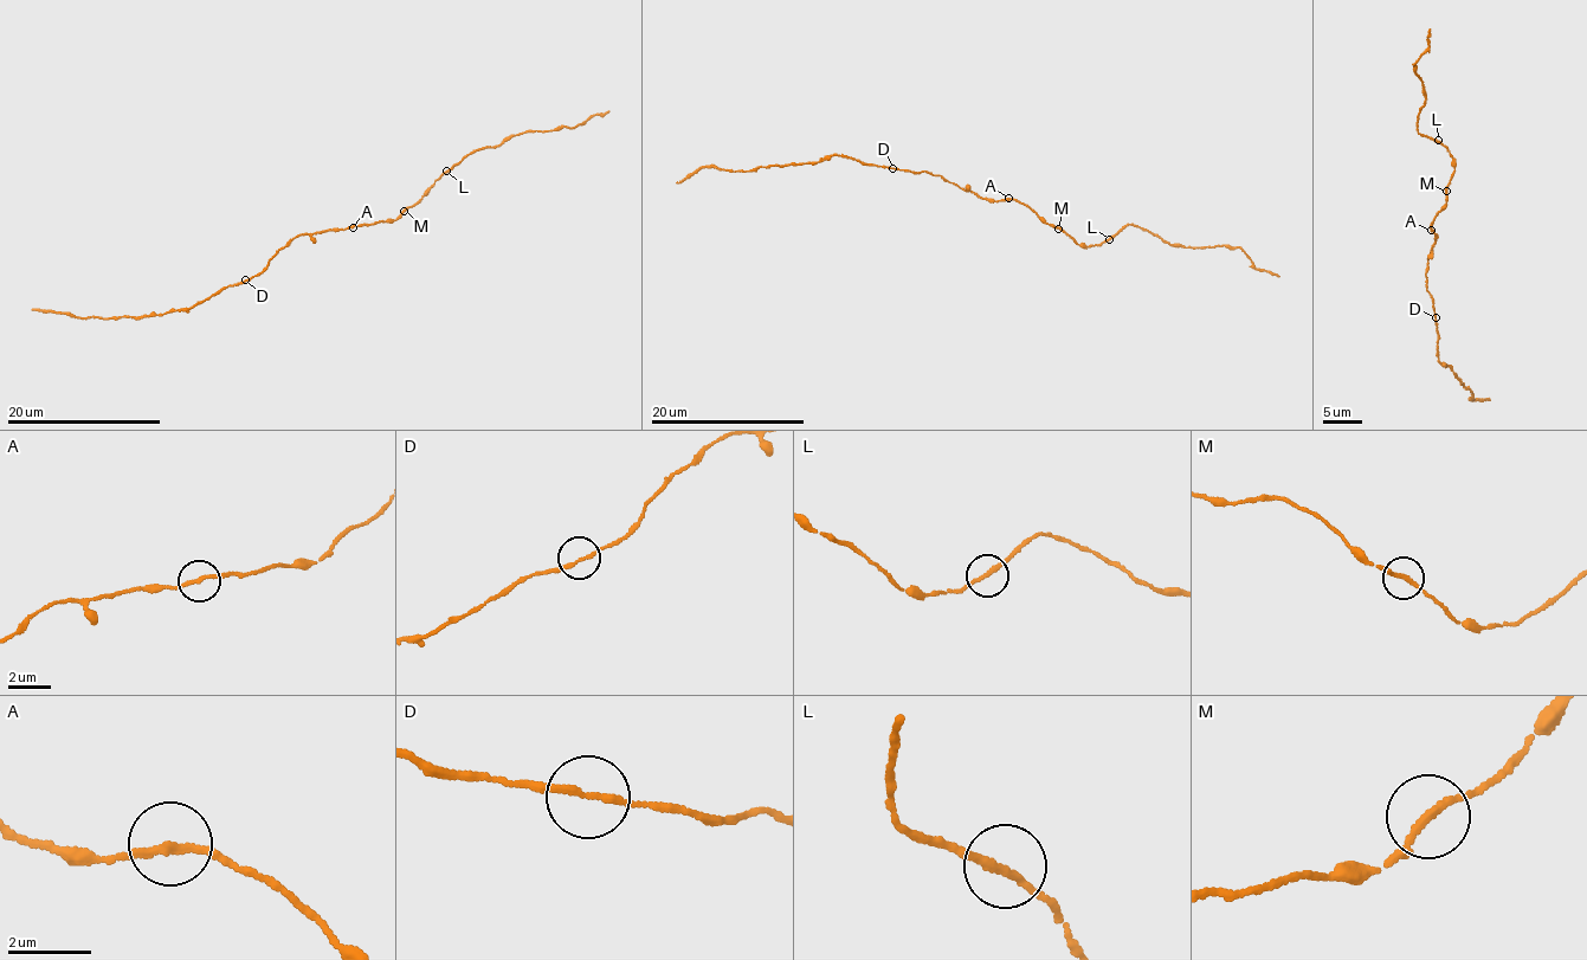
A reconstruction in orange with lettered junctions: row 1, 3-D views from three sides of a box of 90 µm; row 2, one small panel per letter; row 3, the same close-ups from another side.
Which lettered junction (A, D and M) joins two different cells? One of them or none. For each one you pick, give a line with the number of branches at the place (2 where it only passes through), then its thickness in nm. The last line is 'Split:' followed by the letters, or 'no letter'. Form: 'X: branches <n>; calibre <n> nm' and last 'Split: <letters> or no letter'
Split: no letter

